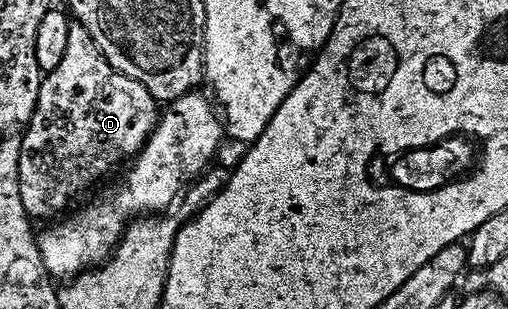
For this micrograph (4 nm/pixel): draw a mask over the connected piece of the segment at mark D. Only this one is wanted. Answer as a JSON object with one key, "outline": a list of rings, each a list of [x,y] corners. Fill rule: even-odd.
{"outline":[[[70,23],[67,51],[55,70],[42,75],[33,117],[23,128],[19,154],[23,210],[30,218],[68,213],[92,184],[115,171],[125,159],[136,157],[158,119],[159,104],[150,92],[116,72],[88,30]]]}

